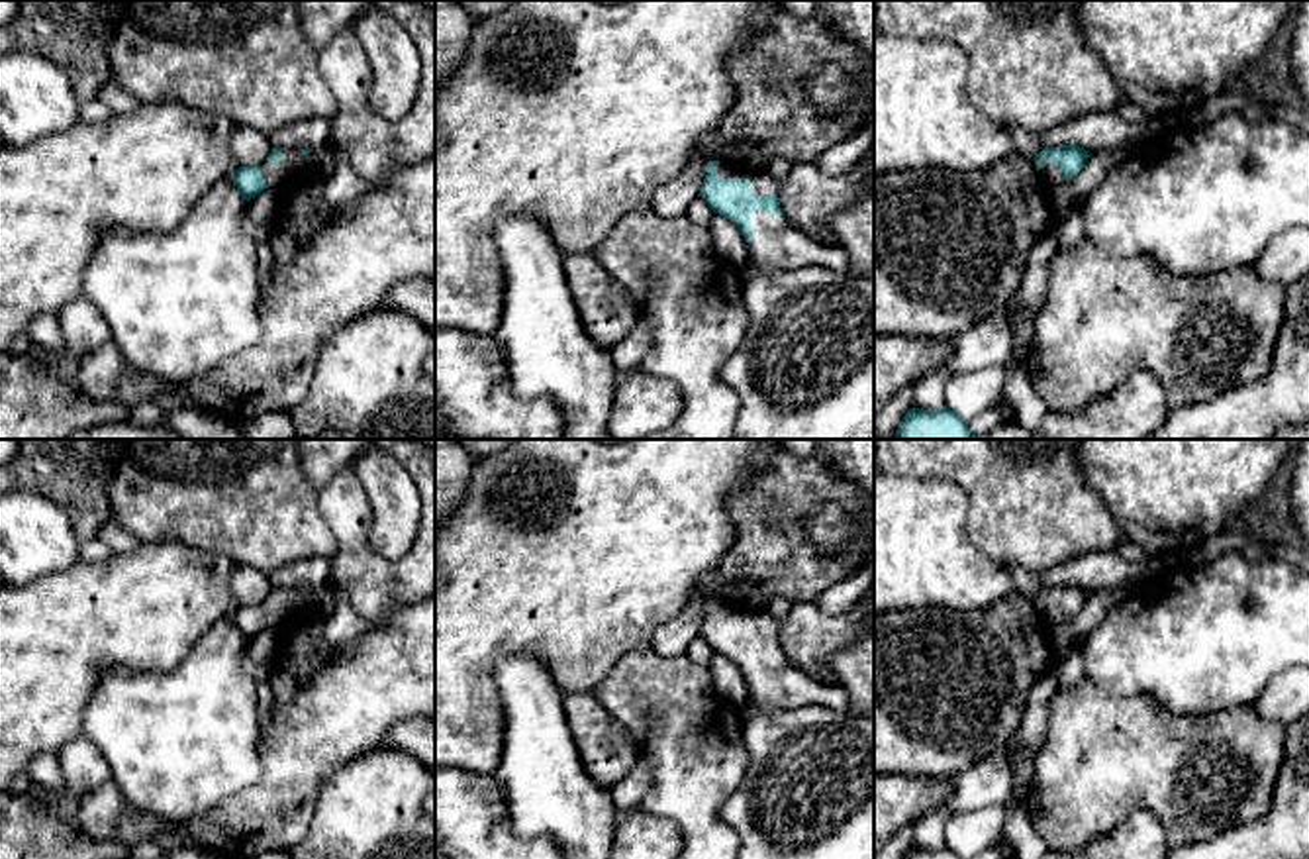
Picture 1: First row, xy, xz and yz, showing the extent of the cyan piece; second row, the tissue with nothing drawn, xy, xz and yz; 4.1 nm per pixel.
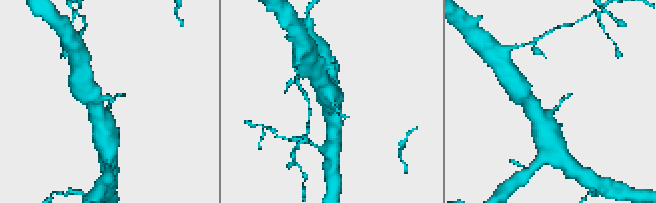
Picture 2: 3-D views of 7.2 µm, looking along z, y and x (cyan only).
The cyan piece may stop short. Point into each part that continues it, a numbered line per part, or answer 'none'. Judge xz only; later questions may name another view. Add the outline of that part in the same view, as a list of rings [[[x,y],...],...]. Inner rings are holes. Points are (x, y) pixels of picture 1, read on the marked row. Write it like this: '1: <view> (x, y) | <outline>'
1: xz (761, 183) | [[[719,161],[719,178],[749,178],[752,194],[778,194],[780,182],[776,182],[766,171],[743,173],[731,165]]]

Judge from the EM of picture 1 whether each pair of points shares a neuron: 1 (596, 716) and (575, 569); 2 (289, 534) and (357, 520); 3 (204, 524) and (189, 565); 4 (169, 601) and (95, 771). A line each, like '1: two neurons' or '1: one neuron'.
1: two neurons
2: two neurons
3: two neurons
4: two neurons

